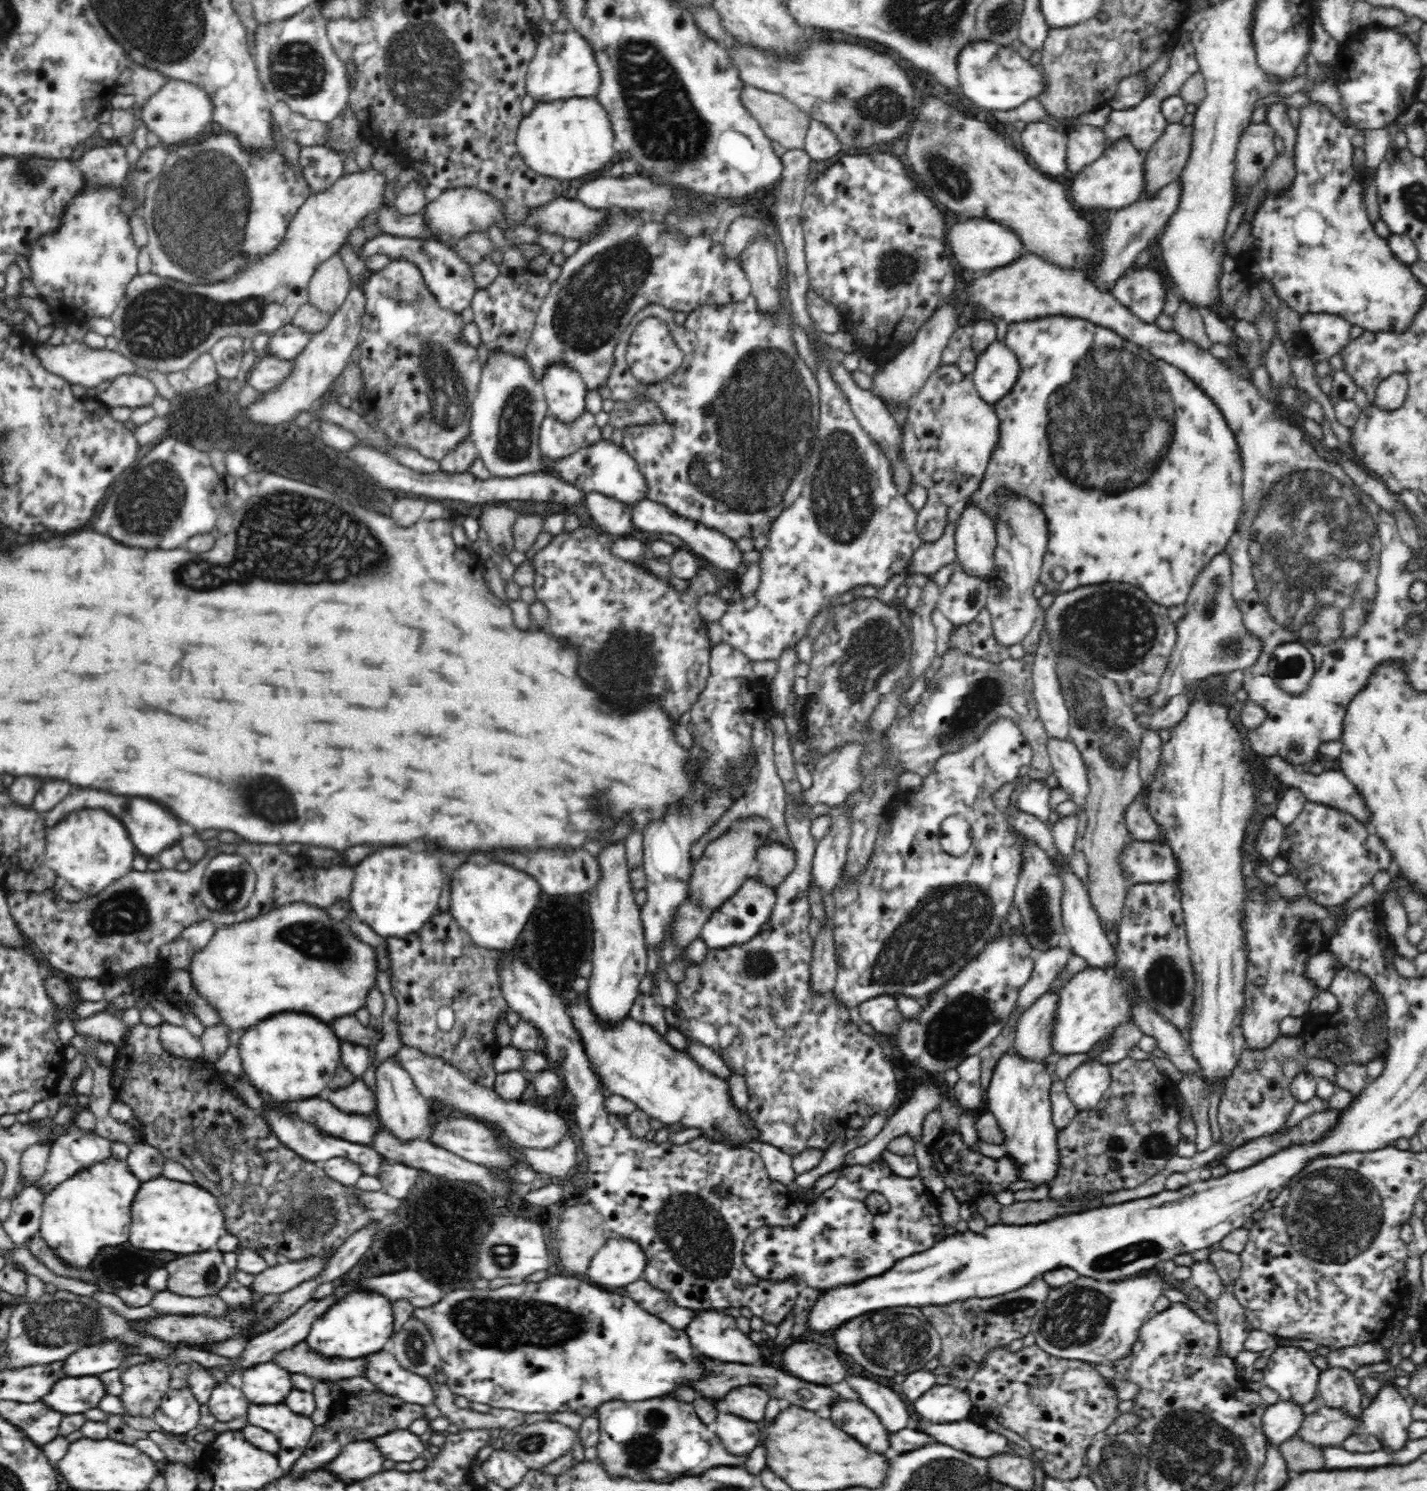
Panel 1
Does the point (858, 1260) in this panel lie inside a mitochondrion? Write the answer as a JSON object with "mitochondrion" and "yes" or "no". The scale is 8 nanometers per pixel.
{"mitochondrion":"yes"}

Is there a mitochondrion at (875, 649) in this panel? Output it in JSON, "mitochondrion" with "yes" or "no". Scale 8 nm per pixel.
{"mitochondrion":"yes"}

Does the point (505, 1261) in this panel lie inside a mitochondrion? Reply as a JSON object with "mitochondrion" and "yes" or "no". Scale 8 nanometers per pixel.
{"mitochondrion":"yes"}

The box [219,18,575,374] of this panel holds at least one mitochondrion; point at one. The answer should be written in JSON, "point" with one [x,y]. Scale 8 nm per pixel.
{"point":[422,73]}

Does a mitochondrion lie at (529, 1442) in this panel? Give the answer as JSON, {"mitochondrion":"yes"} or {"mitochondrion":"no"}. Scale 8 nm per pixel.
{"mitochondrion":"yes"}

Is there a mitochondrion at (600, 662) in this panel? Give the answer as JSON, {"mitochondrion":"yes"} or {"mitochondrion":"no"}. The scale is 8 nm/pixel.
{"mitochondrion":"yes"}

